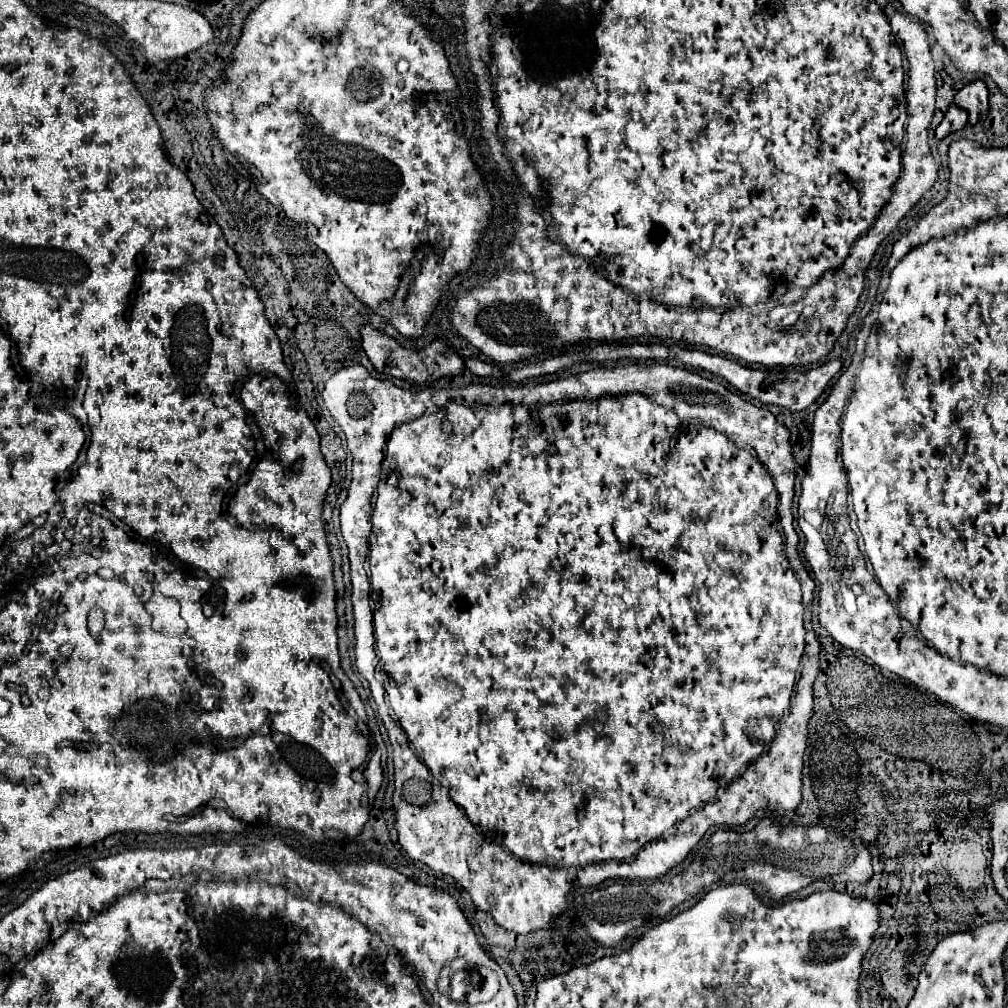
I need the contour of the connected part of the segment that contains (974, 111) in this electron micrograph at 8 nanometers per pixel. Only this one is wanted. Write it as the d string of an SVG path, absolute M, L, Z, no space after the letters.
M973 81L965 85L955 95L955 105L965 109L969 113L969 125L975 125L989 113L989 101L987 101L987 87L983 81Z

